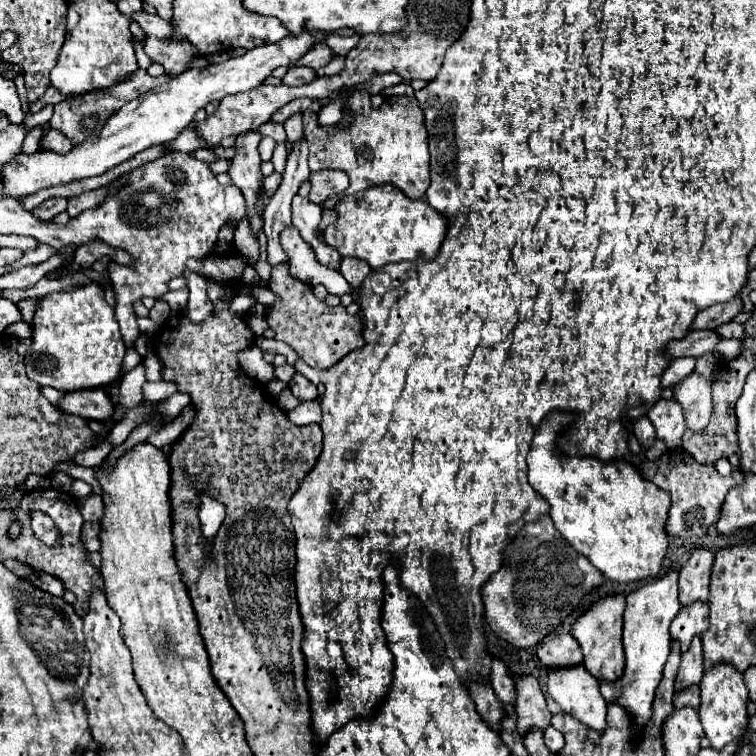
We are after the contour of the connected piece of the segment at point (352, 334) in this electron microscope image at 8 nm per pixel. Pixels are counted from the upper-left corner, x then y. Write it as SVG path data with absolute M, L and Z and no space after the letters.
M288 264L272 268L270 290L278 294L278 302L268 308L266 320L270 328L276 332L276 340L286 342L290 348L298 352L298 356L312 368L328 370L336 362L340 362L346 354L364 346L362 338L362 320L358 316L350 316L344 306L326 306L326 302L318 300L310 286L304 282L296 282L288 274Z

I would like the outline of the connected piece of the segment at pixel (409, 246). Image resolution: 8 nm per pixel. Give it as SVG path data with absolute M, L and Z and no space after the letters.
M392 184L372 186L364 192L356 192L354 196L344 196L336 202L336 212L338 212L338 220L324 230L326 242L332 248L336 248L342 256L360 258L360 260L368 262L374 270L382 268L384 264L390 264L390 262L402 262L402 260L418 258L420 254L428 260L434 258L438 254L440 244L442 244L446 230L448 230L448 220L444 214L434 210L426 200L410 200L404 192L400 192Z

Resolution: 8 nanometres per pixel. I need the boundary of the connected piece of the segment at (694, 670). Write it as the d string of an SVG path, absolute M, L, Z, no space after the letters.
M700 636L692 638L690 648L682 654L682 662L680 662L680 670L676 674L676 692L698 684L700 678L704 674L704 666L702 666L702 642Z

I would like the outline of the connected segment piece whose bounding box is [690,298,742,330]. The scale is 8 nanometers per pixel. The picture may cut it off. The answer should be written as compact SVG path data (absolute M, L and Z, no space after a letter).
M734 298L734 300L724 302L724 304L710 306L706 310L700 310L700 314L696 314L690 330L712 330L724 322L730 322L736 314L740 314L740 310L742 310L740 298Z

